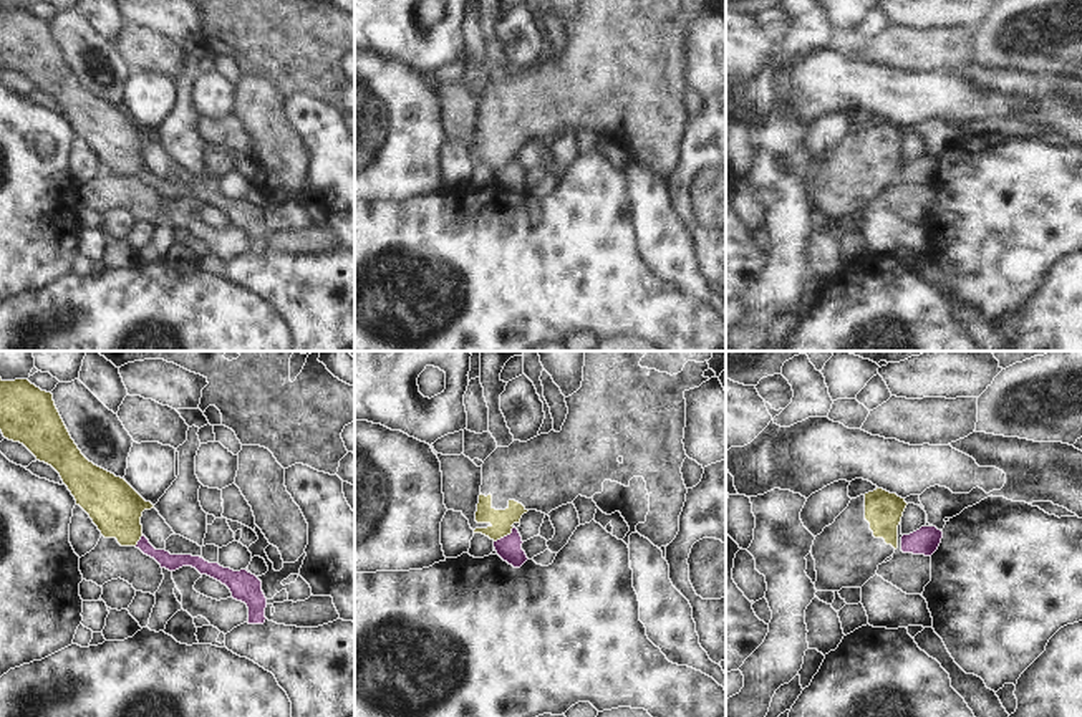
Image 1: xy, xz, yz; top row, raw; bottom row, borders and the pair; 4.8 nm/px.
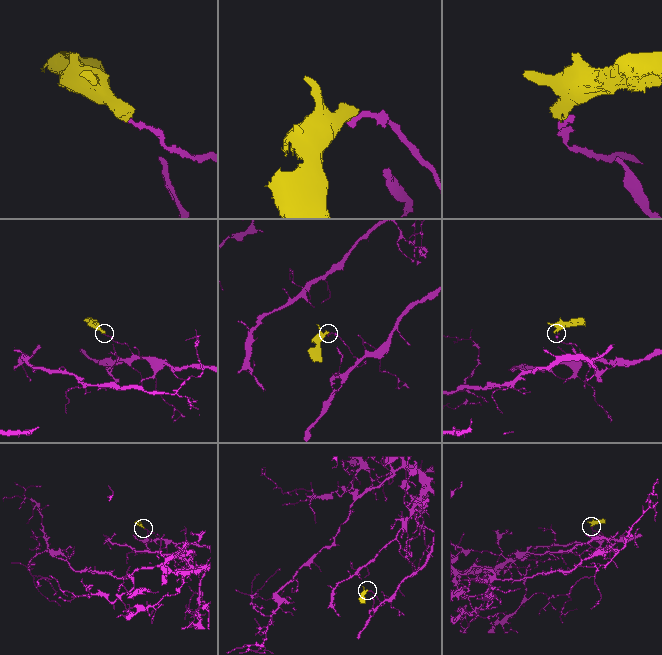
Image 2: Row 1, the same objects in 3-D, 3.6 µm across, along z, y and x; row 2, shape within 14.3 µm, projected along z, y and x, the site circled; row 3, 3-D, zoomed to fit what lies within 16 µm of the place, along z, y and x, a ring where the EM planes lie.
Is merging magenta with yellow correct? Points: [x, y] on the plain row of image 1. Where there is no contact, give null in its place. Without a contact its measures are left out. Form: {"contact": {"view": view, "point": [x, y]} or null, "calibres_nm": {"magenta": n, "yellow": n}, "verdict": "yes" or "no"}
{"contact": {"view": "xz", "point": [504, 166]}, "calibres_nm": {"magenta": 120, "yellow": 110}, "verdict": "no"}

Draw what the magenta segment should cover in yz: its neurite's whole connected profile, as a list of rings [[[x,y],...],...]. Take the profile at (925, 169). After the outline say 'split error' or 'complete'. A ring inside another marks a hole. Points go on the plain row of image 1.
[[[921,156],[920,159],[901,166],[901,180],[931,185],[943,167],[943,161],[936,156]]]; complete

